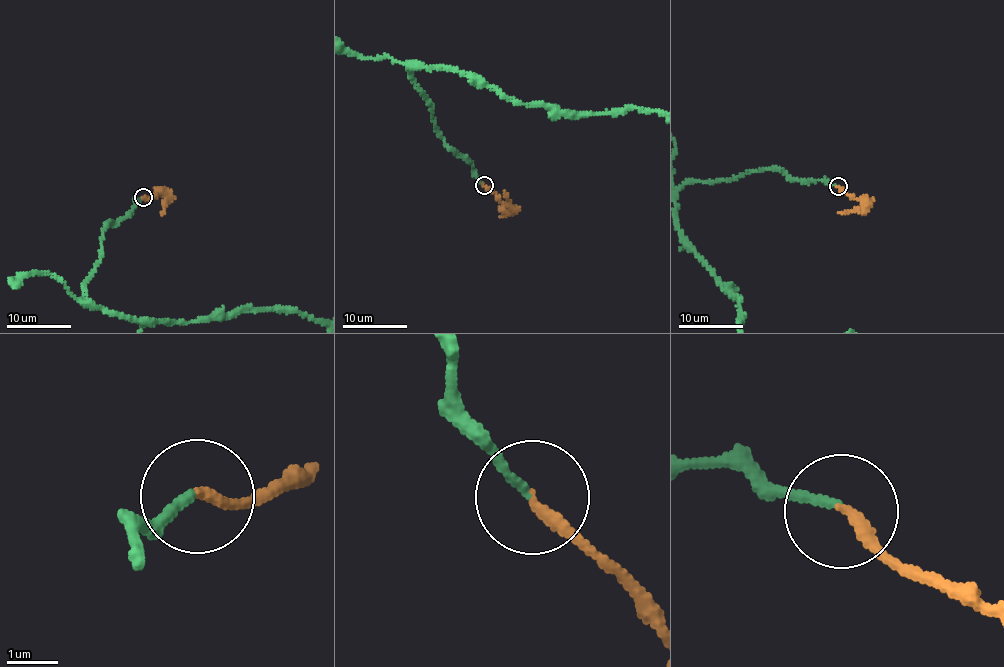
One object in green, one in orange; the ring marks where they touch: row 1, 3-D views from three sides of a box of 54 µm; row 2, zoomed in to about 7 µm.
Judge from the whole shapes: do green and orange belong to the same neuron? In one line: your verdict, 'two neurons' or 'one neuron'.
one neuron

